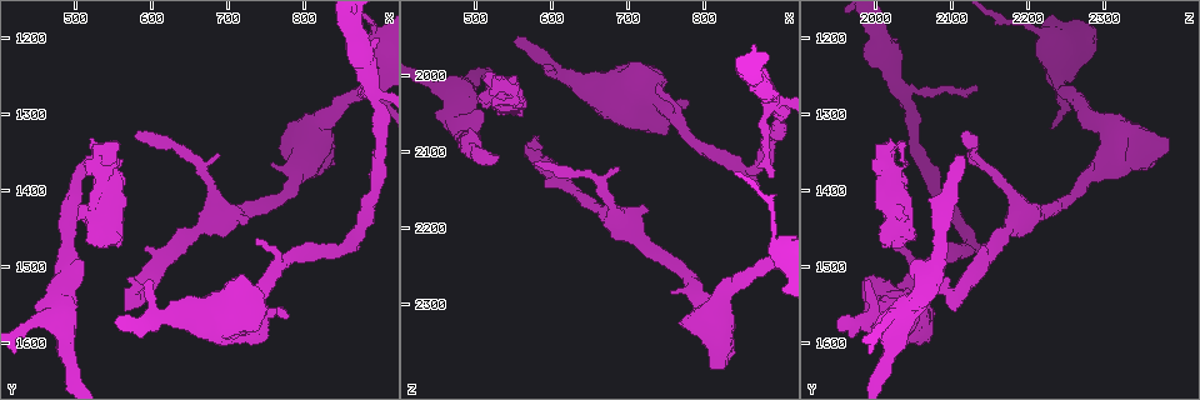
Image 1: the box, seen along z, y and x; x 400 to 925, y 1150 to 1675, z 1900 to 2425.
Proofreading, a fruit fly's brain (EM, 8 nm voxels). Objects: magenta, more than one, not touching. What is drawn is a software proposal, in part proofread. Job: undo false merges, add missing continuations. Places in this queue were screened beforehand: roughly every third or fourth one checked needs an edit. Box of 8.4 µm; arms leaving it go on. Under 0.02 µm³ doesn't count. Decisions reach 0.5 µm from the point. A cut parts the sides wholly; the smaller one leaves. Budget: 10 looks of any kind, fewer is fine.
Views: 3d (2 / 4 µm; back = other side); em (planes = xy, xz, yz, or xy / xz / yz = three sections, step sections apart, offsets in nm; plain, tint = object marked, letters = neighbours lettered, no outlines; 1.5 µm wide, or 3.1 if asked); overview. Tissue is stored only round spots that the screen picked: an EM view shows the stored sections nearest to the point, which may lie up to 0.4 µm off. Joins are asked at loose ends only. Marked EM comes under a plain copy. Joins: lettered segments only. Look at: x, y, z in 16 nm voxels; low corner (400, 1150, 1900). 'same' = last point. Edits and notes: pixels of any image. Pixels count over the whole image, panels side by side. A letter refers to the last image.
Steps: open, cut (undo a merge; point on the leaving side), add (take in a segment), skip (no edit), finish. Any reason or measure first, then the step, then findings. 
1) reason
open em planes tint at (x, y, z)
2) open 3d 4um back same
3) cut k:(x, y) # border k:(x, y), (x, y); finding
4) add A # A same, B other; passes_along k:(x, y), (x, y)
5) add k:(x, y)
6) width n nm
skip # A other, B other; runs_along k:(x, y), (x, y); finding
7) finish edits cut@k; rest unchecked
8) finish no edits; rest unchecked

thick end
open 3d 4um at (780, 1570, 2030)

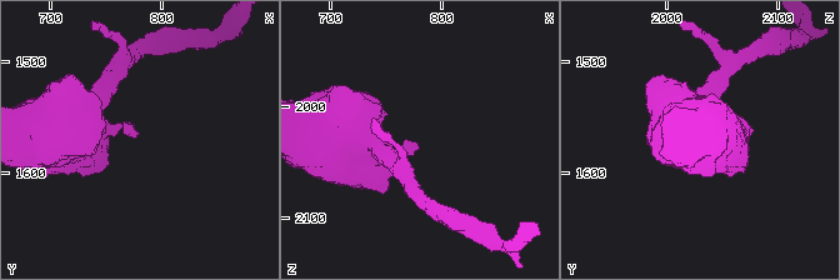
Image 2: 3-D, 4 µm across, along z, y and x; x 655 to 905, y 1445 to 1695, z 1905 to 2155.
now the EM
open em planes letters at (780, 1564, 2034)

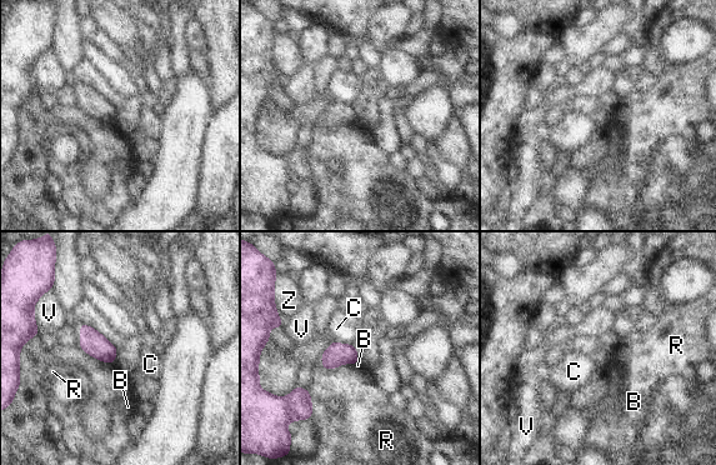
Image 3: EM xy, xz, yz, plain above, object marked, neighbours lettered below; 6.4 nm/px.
skip # B other, C other, R other, V other, Z other; border 3:(334, 340), (353, 345); none of them fits

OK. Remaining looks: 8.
sudden change in width
open 3d 4um at (795, 1380, 2280)

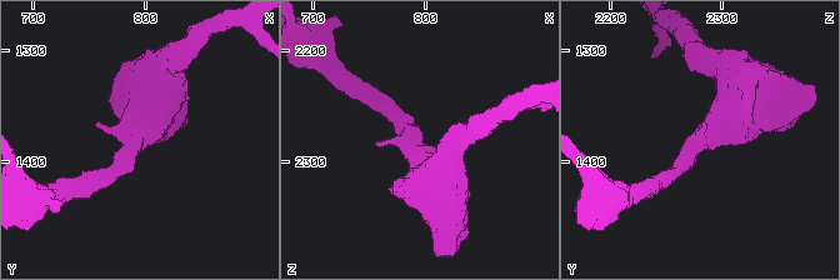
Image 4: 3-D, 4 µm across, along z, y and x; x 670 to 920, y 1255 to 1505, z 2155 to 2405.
need the tissue
open em planes letters at (790, 1378, 2284)

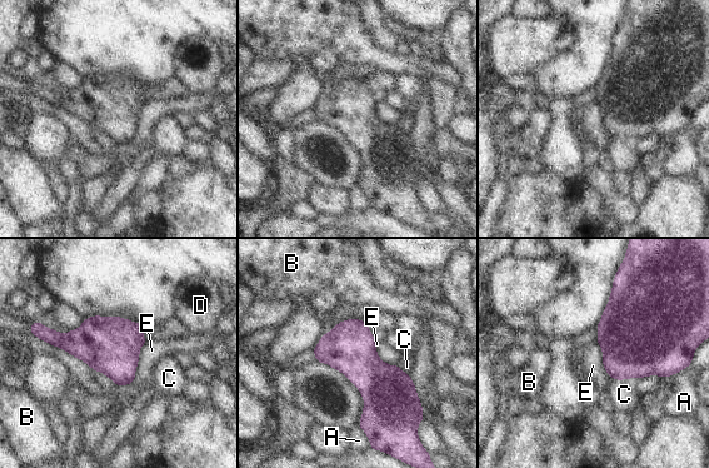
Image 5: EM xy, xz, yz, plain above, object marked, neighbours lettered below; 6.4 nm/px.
skip # A other, B other, C other, D other, E other; border 5:(149, 340), (135, 378), (118, 387); all the same neuron

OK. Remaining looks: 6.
open em yz step 8 letters at (690, 1350, 2120)

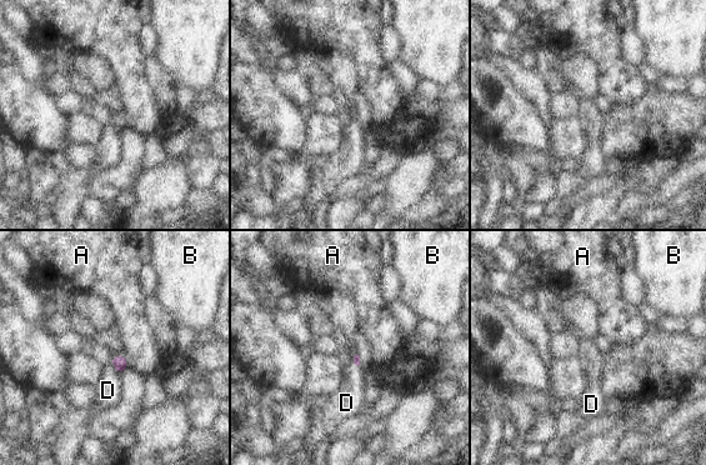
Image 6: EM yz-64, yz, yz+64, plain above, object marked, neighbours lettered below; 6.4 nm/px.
skip # A other, B other, D other; border 6:(111, 363), (121, 375); no lettered segment goes on from it

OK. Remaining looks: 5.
open em planes letters at (890, 1275, 2035)

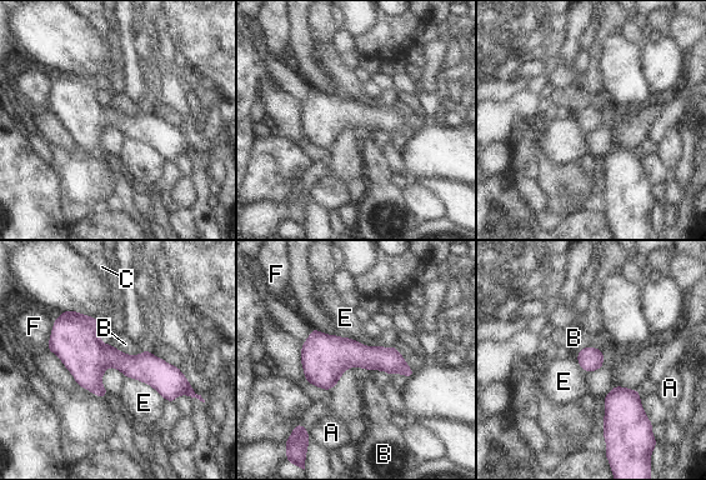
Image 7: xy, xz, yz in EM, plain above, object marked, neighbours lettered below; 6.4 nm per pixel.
longest_contact E 280 nm
skip # A other, B other, C other, E other, F other; border 7:(113, 344), (133, 355), (145, 350); continuous, no second neuron

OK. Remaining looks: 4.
finish no edits; rest unchecked

